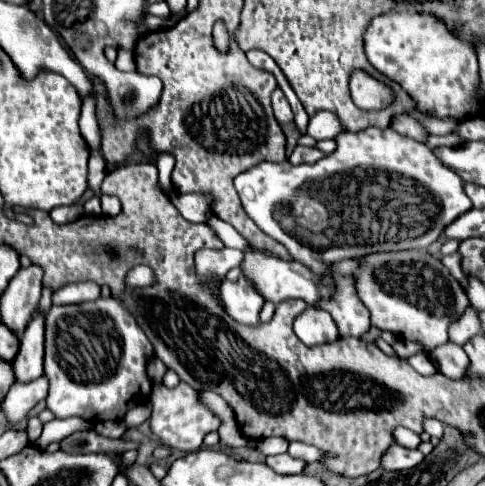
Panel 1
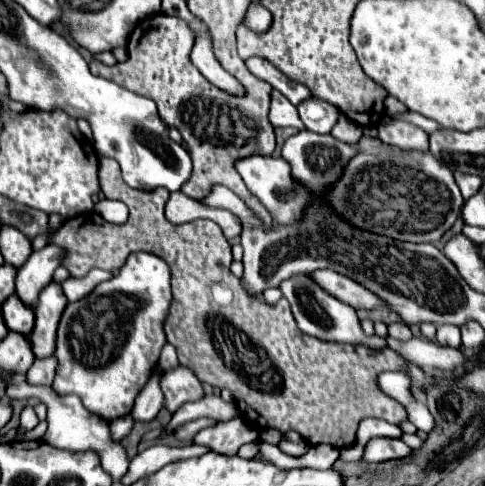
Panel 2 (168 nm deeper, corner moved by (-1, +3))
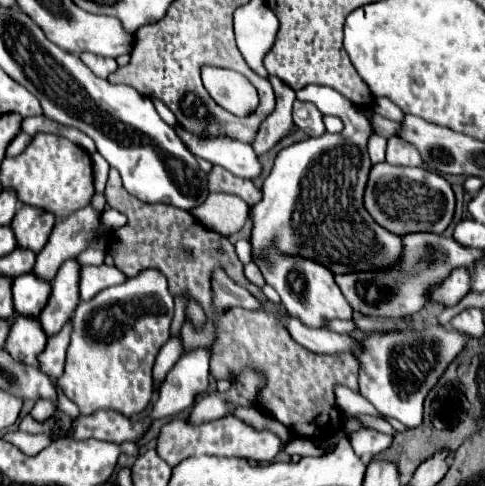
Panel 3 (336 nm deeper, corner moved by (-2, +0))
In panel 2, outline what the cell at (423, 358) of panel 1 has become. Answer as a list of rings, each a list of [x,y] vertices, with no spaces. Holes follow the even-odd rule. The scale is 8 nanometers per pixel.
[[[392,323],[388,325],[388,333],[394,337],[394,339],[412,339],[412,331],[408,325],[404,323]]]

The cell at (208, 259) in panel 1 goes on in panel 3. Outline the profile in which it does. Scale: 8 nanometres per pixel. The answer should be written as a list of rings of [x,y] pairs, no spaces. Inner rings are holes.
[[[239,240],[235,244],[235,250],[237,250],[237,256],[243,264],[249,264],[251,262],[251,244],[247,240]]]

